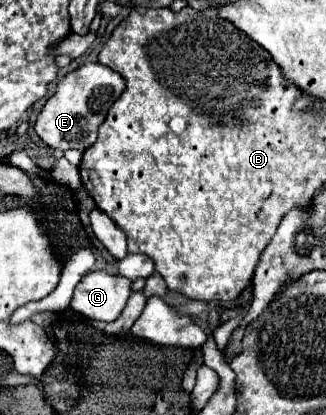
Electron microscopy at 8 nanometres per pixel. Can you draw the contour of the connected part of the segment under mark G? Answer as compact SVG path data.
M92 272L80 280L74 290L70 308L86 318L112 322L118 318L130 296L130 280L124 276L110 276L106 272Z

